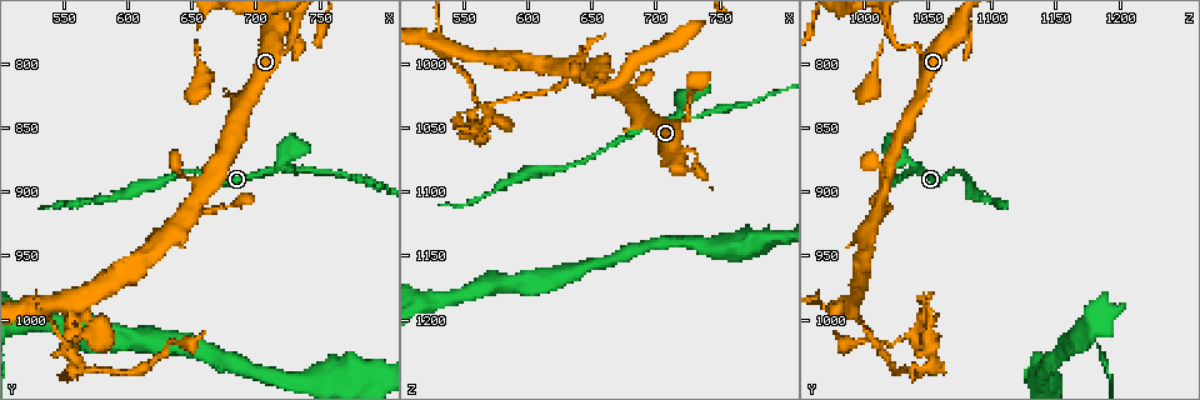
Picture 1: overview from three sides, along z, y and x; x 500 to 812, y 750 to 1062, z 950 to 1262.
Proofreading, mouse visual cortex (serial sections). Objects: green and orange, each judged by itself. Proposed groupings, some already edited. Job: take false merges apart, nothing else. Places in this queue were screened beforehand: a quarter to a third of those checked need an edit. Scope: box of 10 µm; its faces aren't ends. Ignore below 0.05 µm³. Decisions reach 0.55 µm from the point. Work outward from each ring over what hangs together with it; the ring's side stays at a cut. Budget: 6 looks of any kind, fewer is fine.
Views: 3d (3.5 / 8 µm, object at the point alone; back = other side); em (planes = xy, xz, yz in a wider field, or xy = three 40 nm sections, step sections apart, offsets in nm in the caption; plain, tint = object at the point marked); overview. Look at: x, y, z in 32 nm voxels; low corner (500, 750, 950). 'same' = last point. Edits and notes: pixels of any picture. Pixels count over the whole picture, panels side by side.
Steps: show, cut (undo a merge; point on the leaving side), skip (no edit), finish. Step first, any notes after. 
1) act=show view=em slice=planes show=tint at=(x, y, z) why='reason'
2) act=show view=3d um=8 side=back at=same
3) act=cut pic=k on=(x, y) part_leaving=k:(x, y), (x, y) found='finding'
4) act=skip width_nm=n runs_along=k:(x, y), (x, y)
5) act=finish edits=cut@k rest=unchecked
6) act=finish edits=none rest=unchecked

act=show view=3d um=8 at=(716, 882, 1044) why='two arms in line, one across'

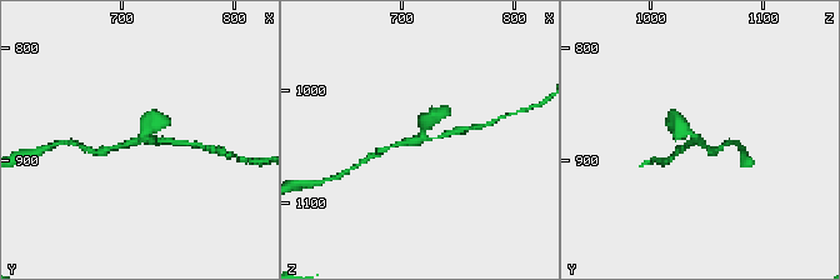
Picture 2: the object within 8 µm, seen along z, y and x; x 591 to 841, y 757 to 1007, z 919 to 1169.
act=show view=3d um=3.5 at=same

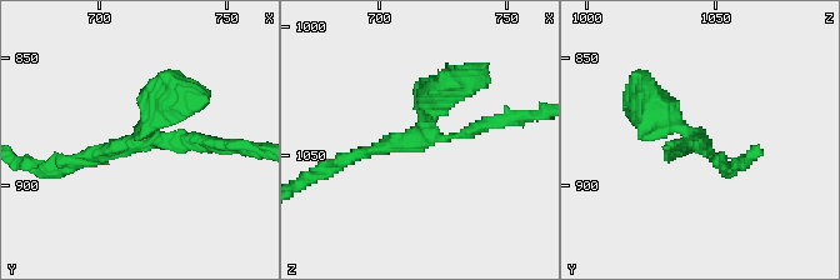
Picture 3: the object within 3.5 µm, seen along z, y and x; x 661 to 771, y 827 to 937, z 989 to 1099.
act=skip found='one cell here'

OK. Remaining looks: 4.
act=show view=3d um=8 at=(722, 772, 1068) why='arms run side by side'

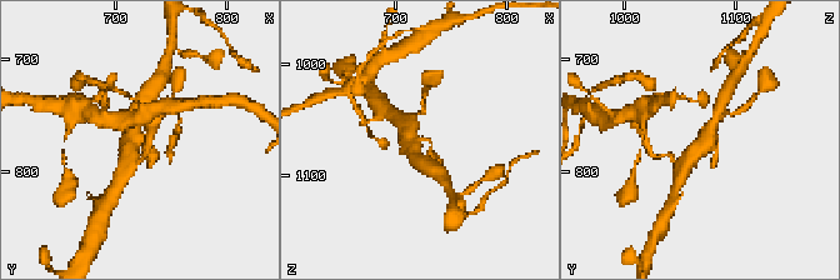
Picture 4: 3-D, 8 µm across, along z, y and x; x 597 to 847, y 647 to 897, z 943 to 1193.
act=show view=3d um=3.5 side=back at=same why='closer look'

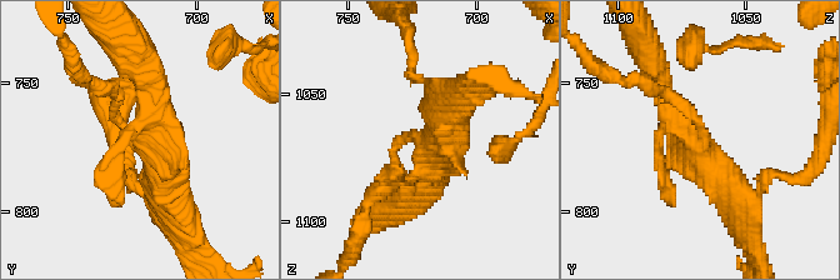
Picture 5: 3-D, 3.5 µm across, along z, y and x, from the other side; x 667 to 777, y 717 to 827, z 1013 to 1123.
act=show view=em slice=xy step=5 show=tint at=(723, 771, 1067)

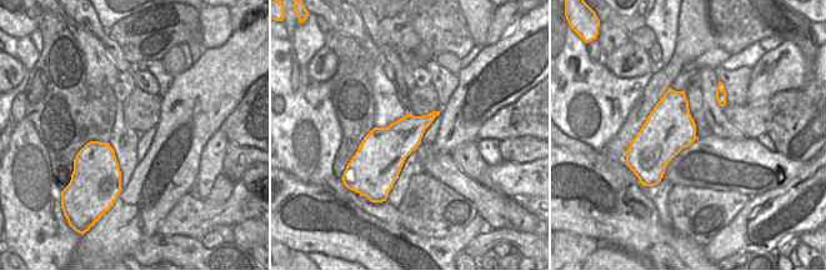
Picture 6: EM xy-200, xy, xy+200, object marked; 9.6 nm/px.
act=skip found='all the same cell'

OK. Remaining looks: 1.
act=finish edits=none rest=unchecked

